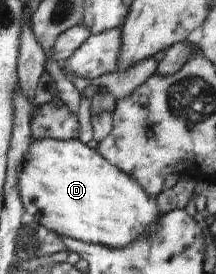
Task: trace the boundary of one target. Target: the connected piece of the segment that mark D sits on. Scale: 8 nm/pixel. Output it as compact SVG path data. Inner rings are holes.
M33 139L25 153L16 185L24 209L34 218L34 225L42 224L60 237L84 243L123 248L148 233L162 215L156 200L144 191L140 183L79 139Z

